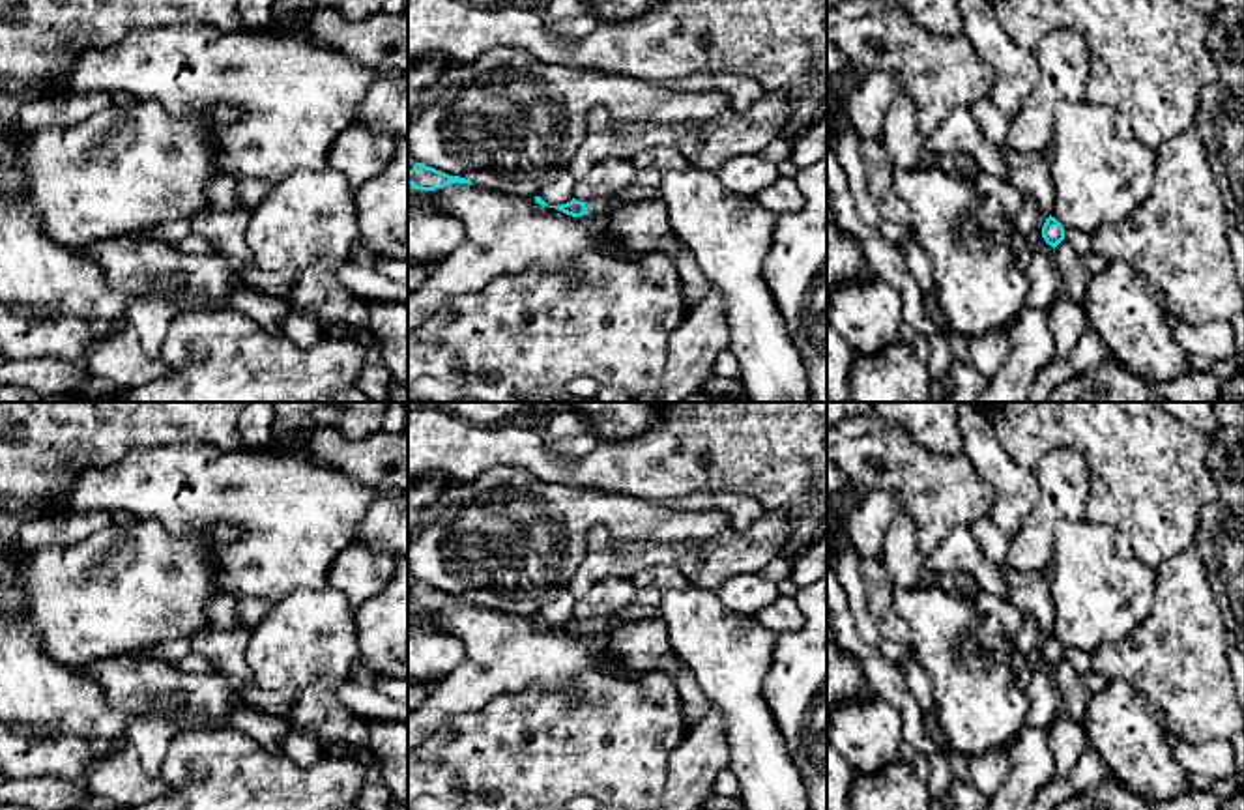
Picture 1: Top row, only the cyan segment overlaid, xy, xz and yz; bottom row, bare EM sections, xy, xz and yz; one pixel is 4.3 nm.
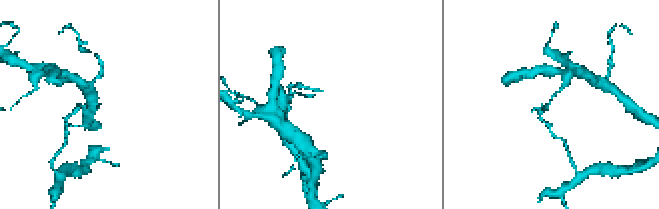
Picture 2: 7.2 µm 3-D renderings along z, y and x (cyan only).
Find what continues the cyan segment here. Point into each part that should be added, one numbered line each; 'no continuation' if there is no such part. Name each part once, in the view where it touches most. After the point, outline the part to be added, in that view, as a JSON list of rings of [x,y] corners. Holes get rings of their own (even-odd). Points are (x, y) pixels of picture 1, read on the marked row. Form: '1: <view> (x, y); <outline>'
1: xz (595, 208); [[[623,196],[614,200],[589,200],[586,208],[589,217],[610,215],[617,206],[629,204]]]

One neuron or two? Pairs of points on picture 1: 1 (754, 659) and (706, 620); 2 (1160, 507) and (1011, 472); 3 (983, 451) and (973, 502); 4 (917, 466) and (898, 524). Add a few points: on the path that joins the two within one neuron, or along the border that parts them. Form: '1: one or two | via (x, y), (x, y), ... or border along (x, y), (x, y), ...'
1: one | via (743, 655), (717, 631)
2: two | border along (999, 444), (1018, 464), (1033, 472)
3: two | border along (962, 451), (994, 491), (990, 513)
4: two | border along (896, 513), (913, 522), (915, 547), (921, 554)

